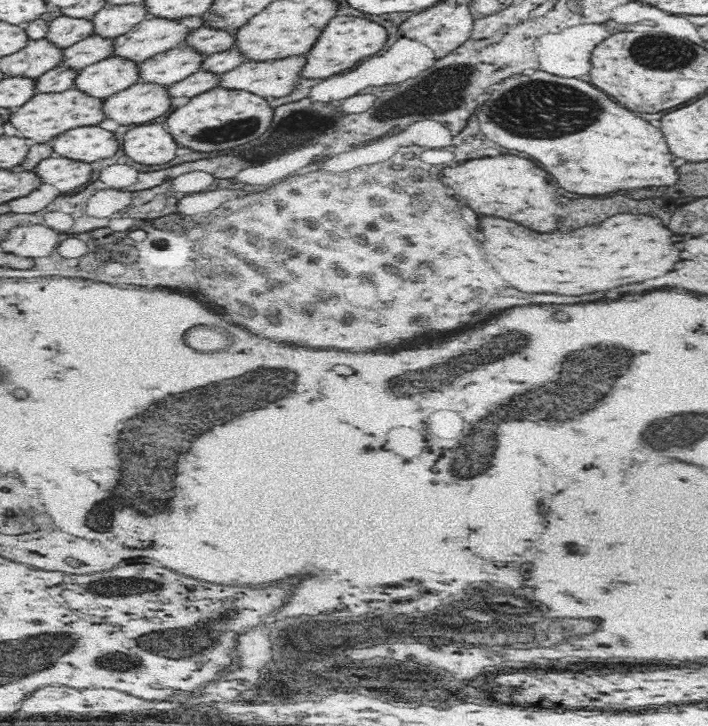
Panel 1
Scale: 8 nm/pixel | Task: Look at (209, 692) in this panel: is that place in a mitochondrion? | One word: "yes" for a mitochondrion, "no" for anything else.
no

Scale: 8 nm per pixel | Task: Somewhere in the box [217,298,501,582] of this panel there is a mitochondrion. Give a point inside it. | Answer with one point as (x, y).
(478, 456)

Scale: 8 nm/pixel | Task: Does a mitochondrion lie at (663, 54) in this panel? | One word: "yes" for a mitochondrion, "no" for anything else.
yes

